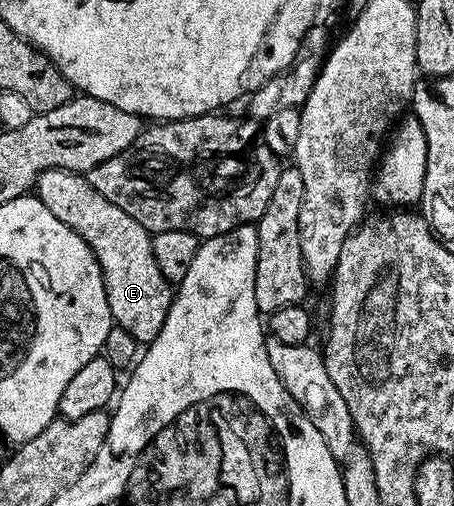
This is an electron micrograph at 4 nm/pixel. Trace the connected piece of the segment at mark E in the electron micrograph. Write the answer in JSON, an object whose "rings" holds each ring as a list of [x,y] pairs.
{"rings":[[[62,169],[44,171],[36,181],[34,191],[42,205],[46,205],[62,225],[74,229],[94,253],[104,278],[113,324],[126,329],[137,344],[152,343],[166,321],[166,313],[170,313],[174,287],[158,269],[158,261],[154,261],[150,232],[138,225],[130,213],[106,201],[83,174]]]}

